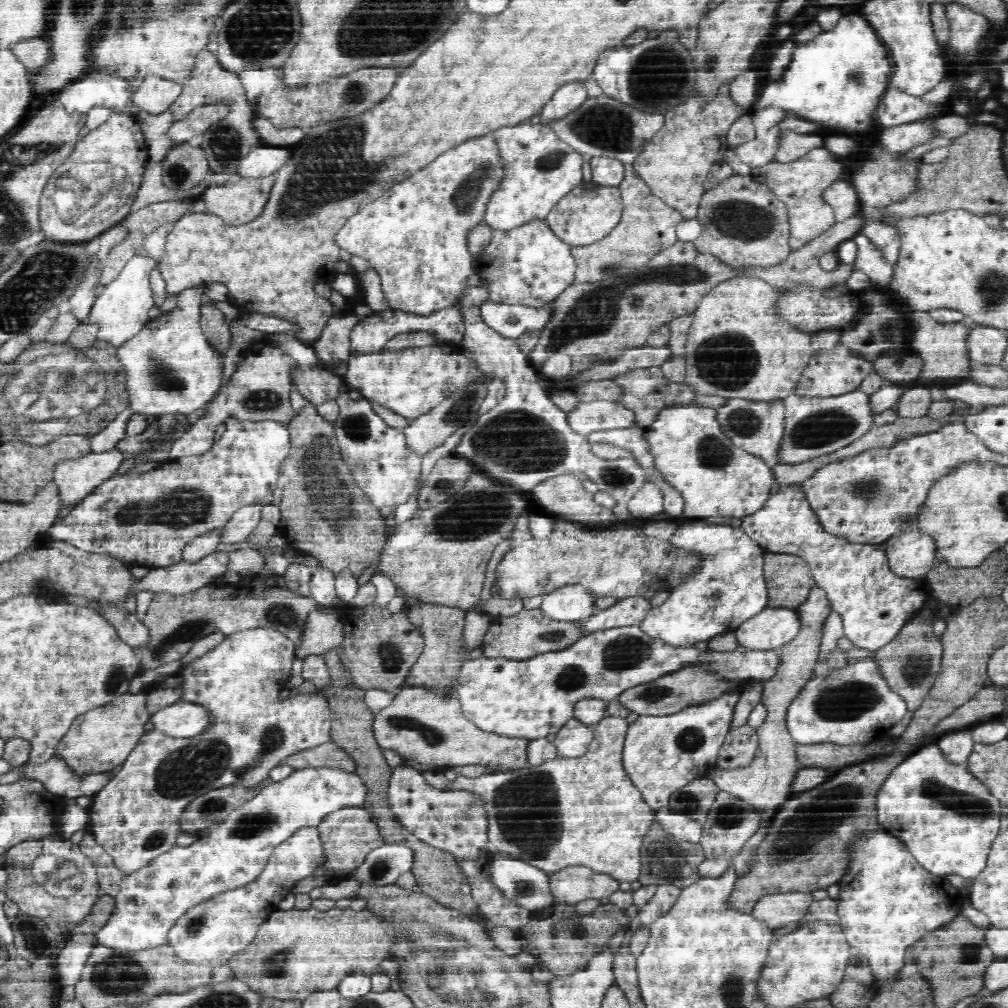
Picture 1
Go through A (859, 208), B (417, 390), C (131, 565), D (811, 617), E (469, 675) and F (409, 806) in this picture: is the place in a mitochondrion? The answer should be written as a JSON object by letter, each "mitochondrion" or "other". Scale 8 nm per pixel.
{"A":"other","B":"other","C":"other","D":"other","E":"other","F":"other"}

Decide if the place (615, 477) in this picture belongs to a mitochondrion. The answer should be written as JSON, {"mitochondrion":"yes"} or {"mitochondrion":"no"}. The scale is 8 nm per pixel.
{"mitochondrion":"yes"}

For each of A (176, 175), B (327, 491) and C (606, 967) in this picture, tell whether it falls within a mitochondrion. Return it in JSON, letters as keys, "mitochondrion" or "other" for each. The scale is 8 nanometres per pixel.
{"A":"mitochondrion","B":"mitochondrion","C":"other"}

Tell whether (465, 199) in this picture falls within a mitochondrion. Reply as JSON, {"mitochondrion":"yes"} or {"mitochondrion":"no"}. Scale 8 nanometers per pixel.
{"mitochondrion":"yes"}

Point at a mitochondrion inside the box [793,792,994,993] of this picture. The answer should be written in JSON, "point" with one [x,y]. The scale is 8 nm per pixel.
{"point":[969,954]}

